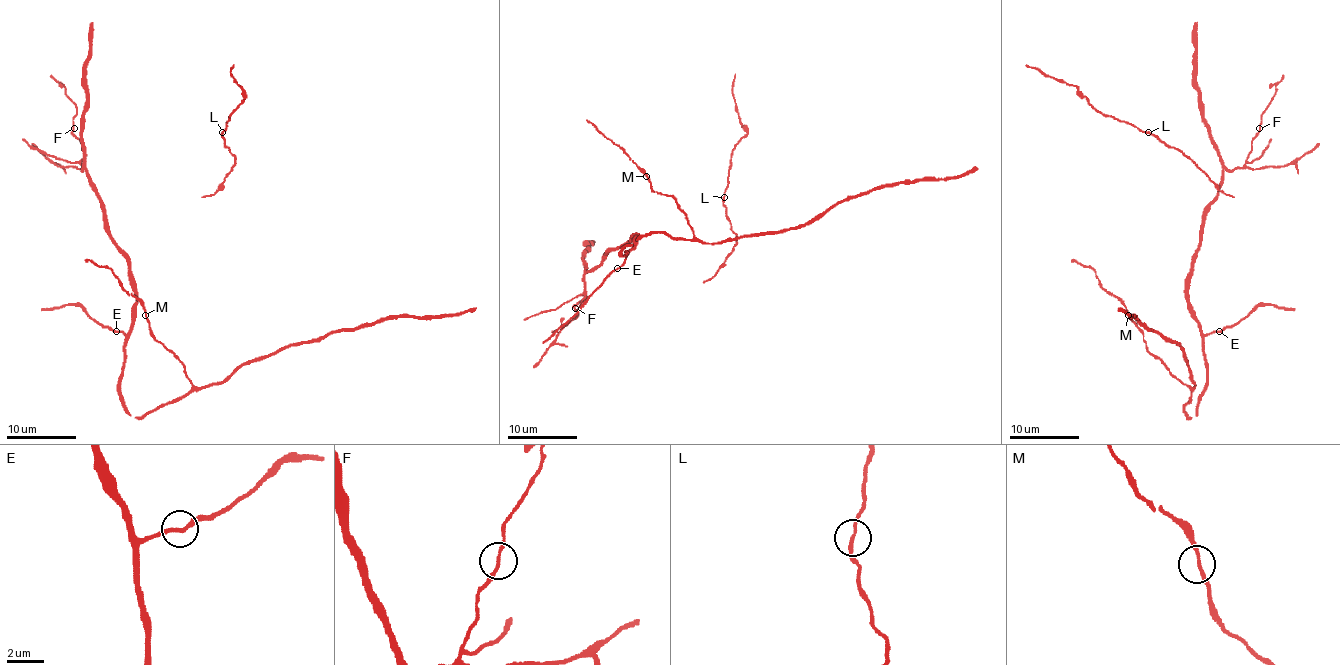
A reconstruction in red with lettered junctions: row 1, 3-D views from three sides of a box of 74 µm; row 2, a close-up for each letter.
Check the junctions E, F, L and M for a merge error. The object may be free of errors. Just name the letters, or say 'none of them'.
none of them

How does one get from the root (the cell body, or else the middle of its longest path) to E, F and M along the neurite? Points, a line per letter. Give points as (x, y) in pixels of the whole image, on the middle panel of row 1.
E: (632, 246), (625, 261), (617, 268)
F: (632, 246), (638, 237), (612, 249), (584, 275), (586, 298), (575, 308)
M: (632, 246), (622, 254), (625, 246), (657, 232), (693, 239), (679, 204), (655, 192), (646, 176)

